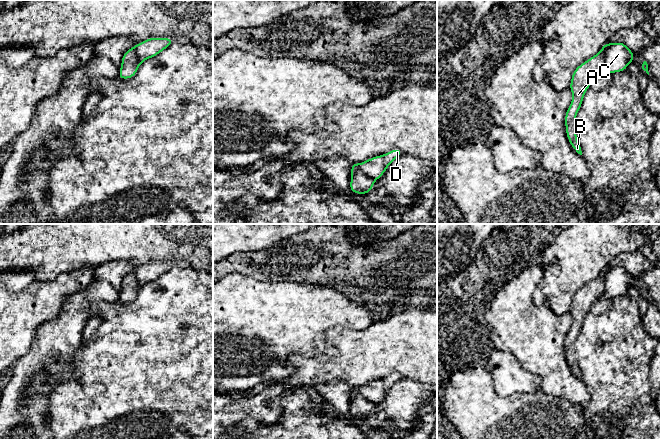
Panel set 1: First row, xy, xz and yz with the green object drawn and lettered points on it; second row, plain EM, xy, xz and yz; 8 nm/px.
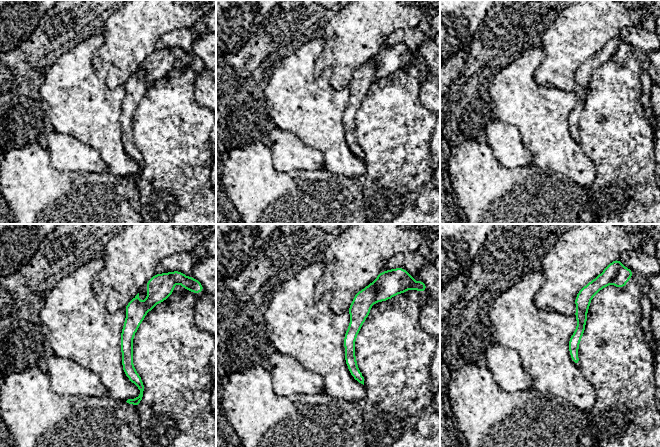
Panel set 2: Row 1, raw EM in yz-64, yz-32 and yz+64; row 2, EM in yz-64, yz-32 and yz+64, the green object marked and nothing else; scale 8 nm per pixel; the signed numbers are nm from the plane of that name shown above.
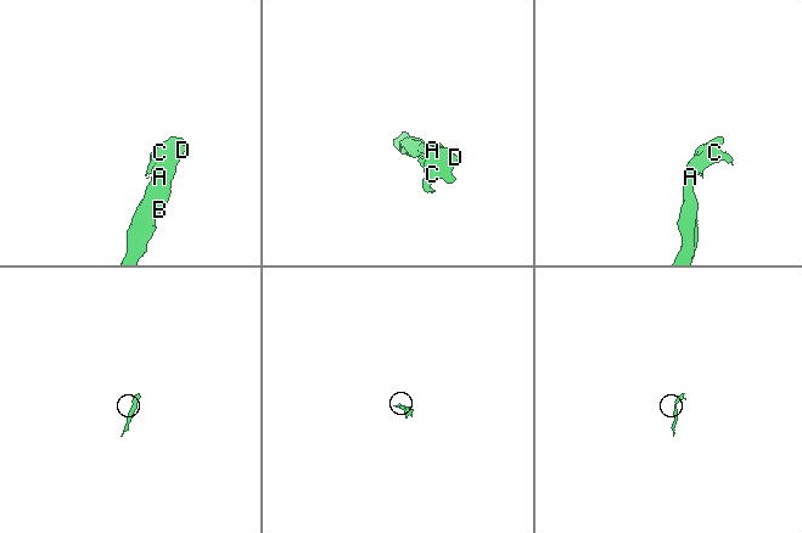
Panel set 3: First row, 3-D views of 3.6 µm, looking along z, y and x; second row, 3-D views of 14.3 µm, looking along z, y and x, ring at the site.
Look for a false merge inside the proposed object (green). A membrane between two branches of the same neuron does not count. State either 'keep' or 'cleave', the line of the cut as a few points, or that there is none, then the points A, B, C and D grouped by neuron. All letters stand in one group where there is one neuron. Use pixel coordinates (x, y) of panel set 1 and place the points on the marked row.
cleave; cut in yz along (610, 44), (605, 51), (604, 65), (599, 71); A B D / C

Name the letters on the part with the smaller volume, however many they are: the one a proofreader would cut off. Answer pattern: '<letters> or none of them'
C

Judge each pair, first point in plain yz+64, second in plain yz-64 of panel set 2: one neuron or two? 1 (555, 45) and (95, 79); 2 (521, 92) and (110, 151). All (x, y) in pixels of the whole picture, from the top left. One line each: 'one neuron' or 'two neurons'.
1: two neurons
2: one neuron

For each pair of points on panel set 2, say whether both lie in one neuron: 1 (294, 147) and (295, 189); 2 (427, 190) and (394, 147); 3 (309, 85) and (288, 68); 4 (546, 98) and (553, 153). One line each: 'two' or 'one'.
1: two
2: one
3: one
4: one

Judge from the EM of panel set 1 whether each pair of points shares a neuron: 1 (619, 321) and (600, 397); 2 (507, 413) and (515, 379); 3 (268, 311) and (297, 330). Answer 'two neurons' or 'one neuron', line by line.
1: one neuron
2: two neurons
3: one neuron

